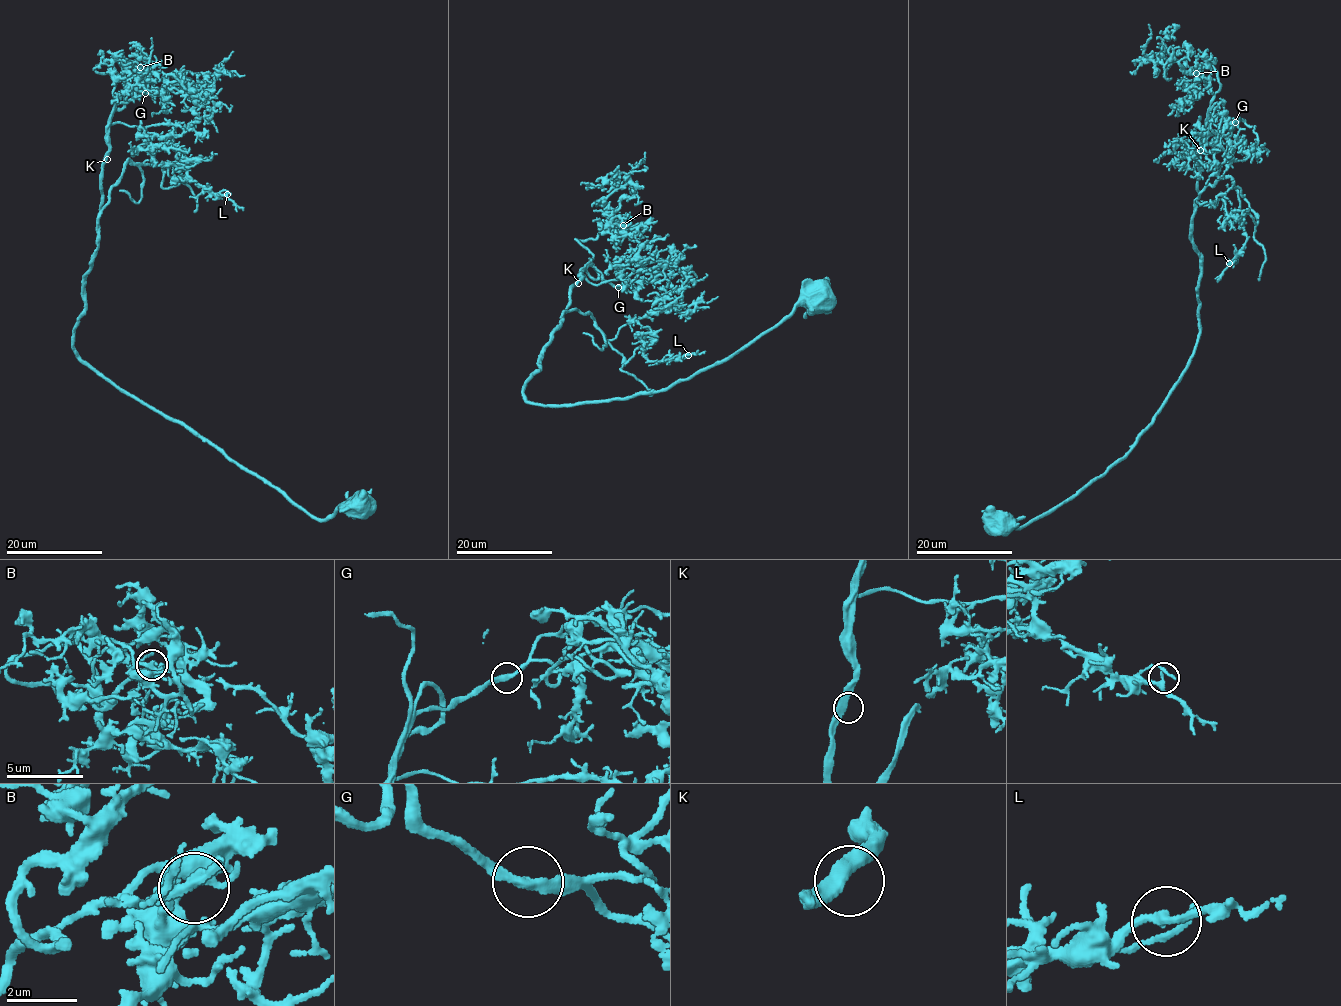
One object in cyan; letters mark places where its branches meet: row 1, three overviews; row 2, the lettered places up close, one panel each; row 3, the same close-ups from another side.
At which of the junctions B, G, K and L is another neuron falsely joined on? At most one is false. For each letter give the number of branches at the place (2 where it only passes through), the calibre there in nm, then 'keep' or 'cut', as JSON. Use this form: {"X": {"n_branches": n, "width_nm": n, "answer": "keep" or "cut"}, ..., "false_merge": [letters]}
{"B": {"n_branches": 2, "width_nm": 240, "answer": "keep"}, "G": {"n_branches": 2, "width_nm": 280, "answer": "keep"}, "K": {"n_branches": 2, "width_nm": 340, "answer": "keep"}, "L": {"n_branches": 2, "width_nm": 240, "answer": "keep"}, "false_merge": []}

